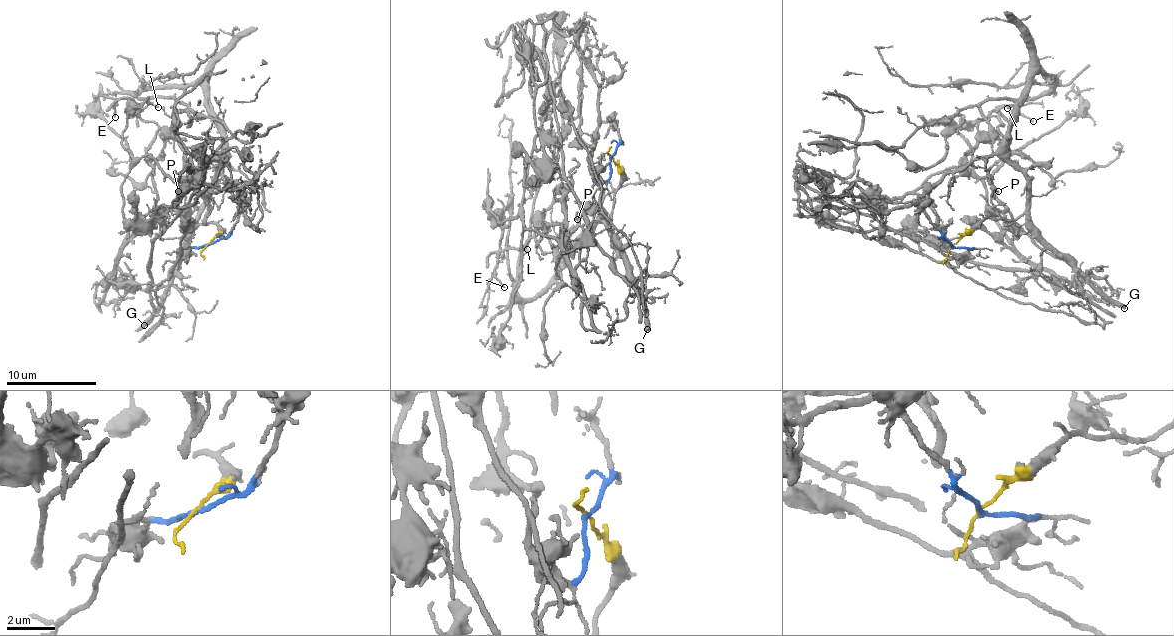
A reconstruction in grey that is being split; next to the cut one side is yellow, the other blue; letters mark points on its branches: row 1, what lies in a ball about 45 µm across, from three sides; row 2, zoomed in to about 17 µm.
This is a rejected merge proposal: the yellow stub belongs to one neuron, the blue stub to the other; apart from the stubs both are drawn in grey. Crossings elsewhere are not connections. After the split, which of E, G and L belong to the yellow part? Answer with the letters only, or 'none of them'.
G, L

